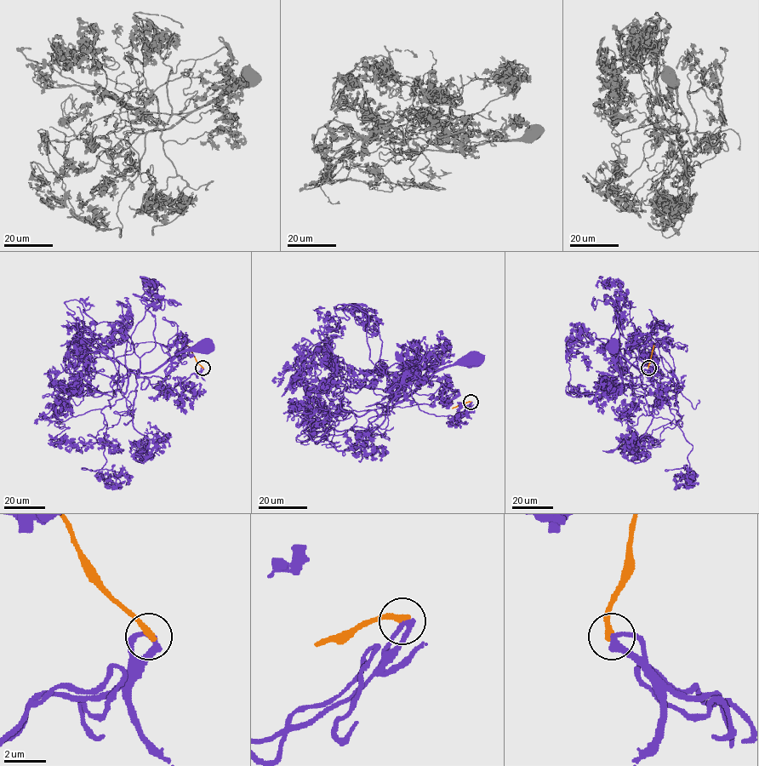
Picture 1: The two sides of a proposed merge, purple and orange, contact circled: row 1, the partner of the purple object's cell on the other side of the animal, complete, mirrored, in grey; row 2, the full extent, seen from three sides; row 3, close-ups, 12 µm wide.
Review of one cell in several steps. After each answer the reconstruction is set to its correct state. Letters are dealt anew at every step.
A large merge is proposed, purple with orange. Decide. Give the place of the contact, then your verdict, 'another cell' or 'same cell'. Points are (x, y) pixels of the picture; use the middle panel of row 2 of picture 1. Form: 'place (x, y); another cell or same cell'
place (470, 402); another cell

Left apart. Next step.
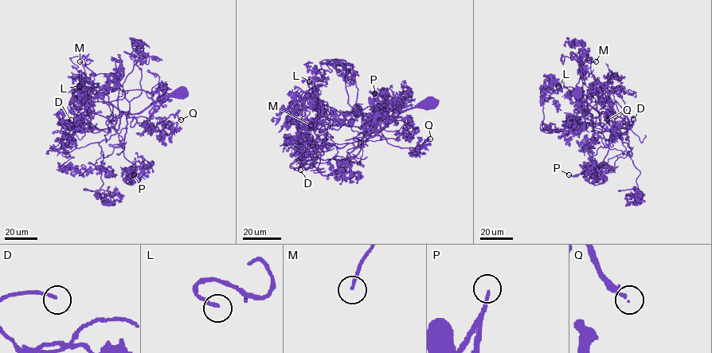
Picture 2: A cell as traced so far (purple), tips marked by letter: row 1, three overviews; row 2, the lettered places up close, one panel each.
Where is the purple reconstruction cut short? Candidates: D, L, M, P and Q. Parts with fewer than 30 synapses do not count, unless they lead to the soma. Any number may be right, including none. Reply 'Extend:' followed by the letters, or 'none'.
Extend: L, M

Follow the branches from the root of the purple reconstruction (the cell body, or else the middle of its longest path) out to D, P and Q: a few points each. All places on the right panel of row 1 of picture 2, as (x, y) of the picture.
D: (577, 92), (600, 113), (608, 111), (608, 117), (615, 127), (612, 129), (623, 121), (631, 124), (633, 119)
P: (577, 92), (596, 110), (604, 112), (599, 120), (608, 150), (597, 166), (569, 174)
Q: (577, 92), (604, 112), (592, 117), (594, 123), (613, 129), (615, 115), (610, 114), (607, 119)

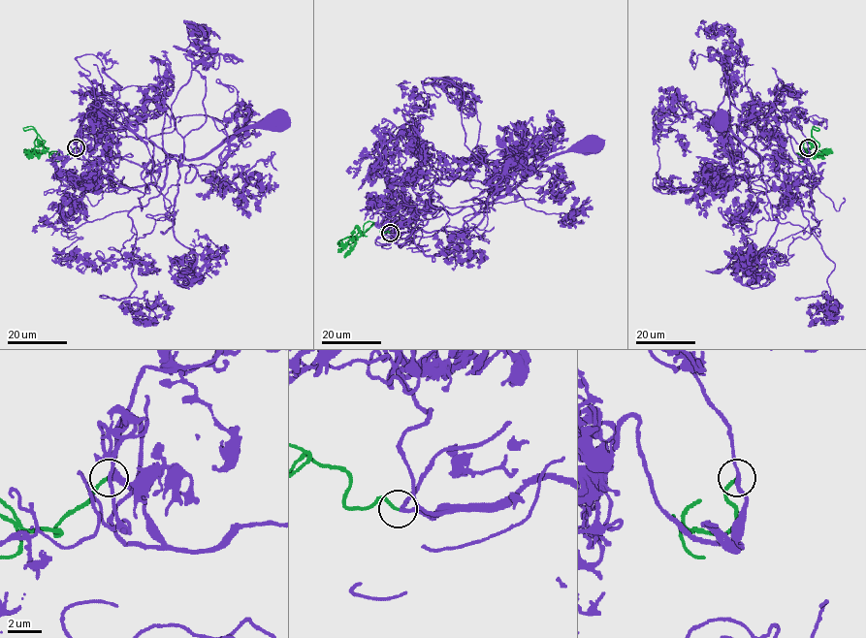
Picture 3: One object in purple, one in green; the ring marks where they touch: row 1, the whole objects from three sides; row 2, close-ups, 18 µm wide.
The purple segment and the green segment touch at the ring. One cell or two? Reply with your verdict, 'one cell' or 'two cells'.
one cell

